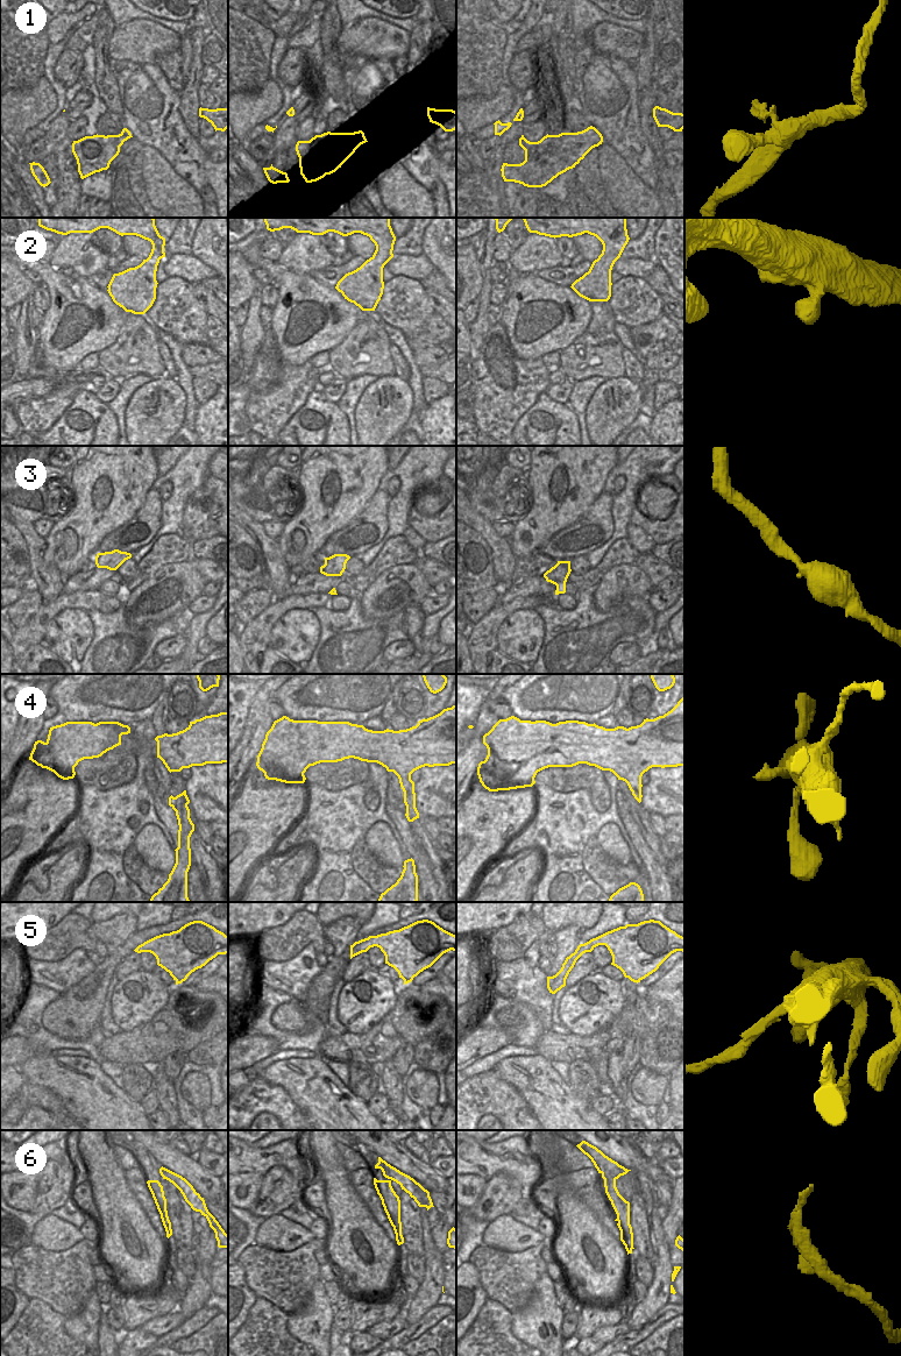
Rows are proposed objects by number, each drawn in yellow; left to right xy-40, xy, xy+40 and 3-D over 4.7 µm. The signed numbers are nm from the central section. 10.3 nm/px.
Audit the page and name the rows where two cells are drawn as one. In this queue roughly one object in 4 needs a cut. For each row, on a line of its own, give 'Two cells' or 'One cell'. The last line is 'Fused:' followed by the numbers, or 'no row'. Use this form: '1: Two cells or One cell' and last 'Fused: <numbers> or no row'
1: One cell
2: One cell
3: One cell
4: One cell
5: Two cells
6: Two cells
Fused: 5, 6.

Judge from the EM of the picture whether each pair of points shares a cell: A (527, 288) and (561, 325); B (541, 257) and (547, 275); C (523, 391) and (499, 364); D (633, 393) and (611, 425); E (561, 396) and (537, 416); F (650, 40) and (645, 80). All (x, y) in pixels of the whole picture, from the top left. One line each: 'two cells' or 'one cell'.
A: one cell
B: two cells
C: one cell
D: one cell
E: two cells
F: one cell

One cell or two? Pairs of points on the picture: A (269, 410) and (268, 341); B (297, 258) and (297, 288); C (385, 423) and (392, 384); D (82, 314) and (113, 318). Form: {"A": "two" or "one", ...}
{"A": "one", "B": "two", "C": "one", "D": "one"}

